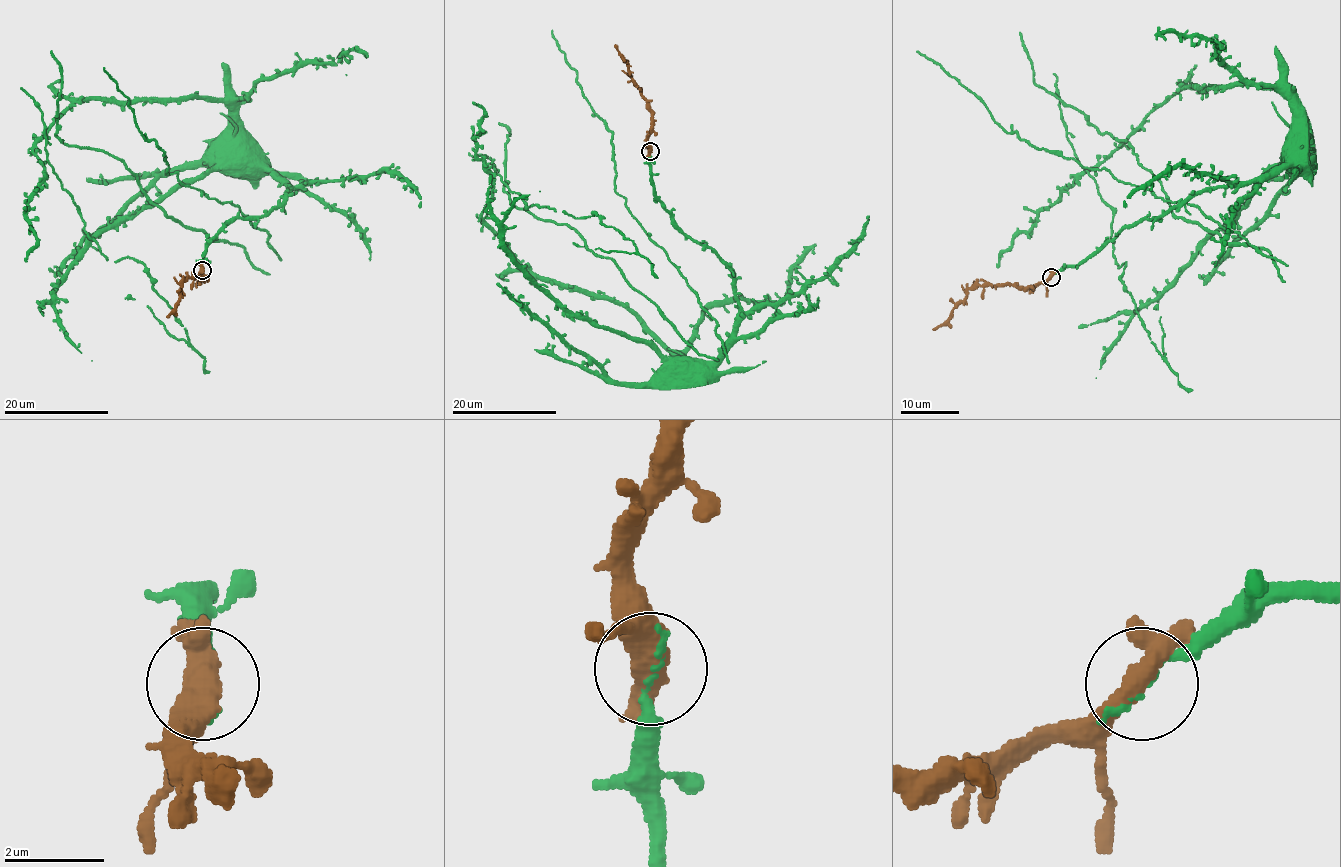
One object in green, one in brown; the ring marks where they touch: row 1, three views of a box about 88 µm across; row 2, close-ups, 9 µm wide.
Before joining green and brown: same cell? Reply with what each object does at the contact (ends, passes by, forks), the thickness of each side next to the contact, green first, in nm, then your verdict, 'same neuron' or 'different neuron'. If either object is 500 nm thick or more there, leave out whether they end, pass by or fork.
green ends | brown forks | 140/400 nm | same neuron

